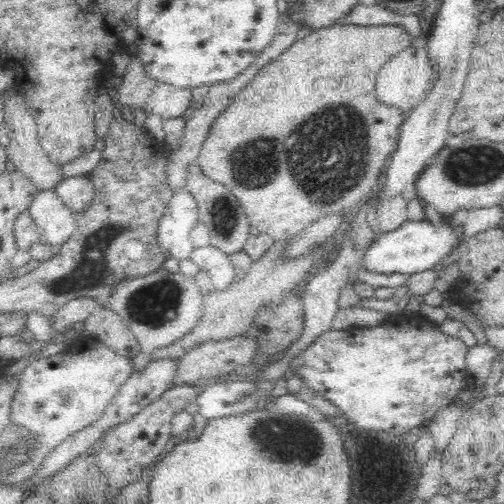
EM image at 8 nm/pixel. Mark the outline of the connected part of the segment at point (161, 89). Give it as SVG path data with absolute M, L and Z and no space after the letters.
M158 83L152 95L145 101L146 115L156 114L164 120L181 117L192 105L192 90Z

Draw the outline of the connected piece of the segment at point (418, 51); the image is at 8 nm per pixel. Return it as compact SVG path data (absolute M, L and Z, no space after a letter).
M422 43L417 46L411 44L389 61L386 61L386 65L378 72L378 76L376 76L376 96L384 105L390 105L390 107L408 113L426 100L428 94L434 88L436 78L438 78L436 65L434 65L433 60L429 60L427 48Z

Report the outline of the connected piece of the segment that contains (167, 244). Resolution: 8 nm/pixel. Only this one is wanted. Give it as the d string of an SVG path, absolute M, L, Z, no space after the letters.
M184 186L173 192L167 212L160 218L157 243L168 256L179 261L190 258L195 249L190 240L190 231L197 225L195 198Z

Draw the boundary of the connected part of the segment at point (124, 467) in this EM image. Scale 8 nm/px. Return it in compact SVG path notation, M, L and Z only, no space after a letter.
M196 384L174 385L161 394L158 400L142 408L129 421L118 425L106 435L100 451L96 453L96 463L100 467L100 473L105 479L106 486L122 488L138 481L143 470L156 461L164 447L172 440L170 424L172 416L176 413L184 413L184 408L190 402L195 402L196 396L202 390L203 387L196 387Z

